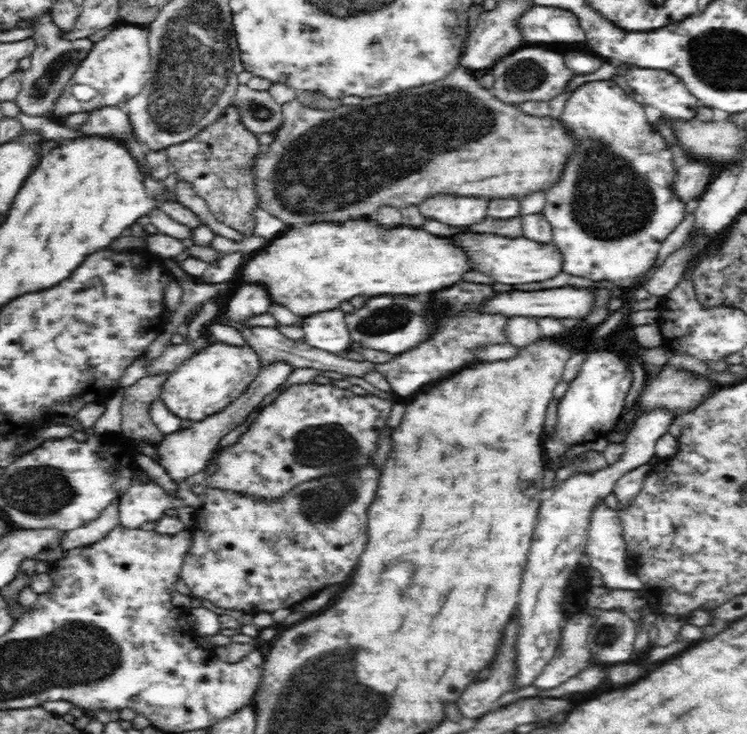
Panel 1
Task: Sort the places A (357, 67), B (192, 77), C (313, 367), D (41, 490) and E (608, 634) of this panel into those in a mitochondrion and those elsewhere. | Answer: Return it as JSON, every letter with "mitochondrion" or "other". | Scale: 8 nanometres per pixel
{"A":"other","B":"mitochondrion","C":"other","D":"mitochondrion","E":"mitochondrion"}

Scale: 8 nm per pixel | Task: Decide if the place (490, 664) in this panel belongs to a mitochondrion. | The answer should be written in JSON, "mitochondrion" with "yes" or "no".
{"mitochondrion":"no"}

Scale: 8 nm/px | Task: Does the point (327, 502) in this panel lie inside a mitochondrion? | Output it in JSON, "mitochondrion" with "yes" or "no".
{"mitochondrion":"yes"}

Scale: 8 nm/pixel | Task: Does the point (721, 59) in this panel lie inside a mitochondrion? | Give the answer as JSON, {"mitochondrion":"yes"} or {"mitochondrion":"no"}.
{"mitochondrion":"yes"}

